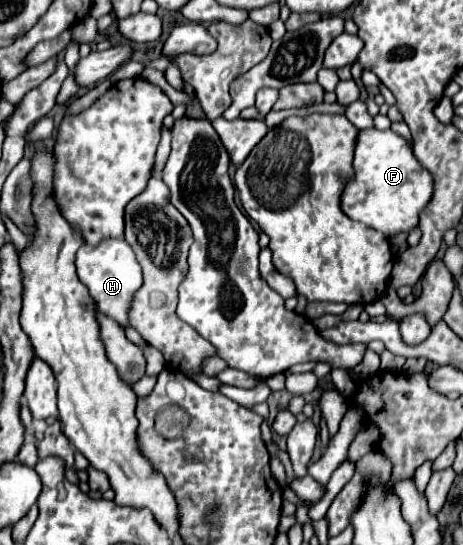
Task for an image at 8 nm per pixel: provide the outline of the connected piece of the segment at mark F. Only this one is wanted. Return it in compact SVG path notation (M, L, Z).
M391 129L359 131L353 169L355 179L345 185L341 195L341 207L353 221L365 223L387 237L417 229L419 215L433 197L435 181L431 173L415 159L413 147L407 139L399 137Z

